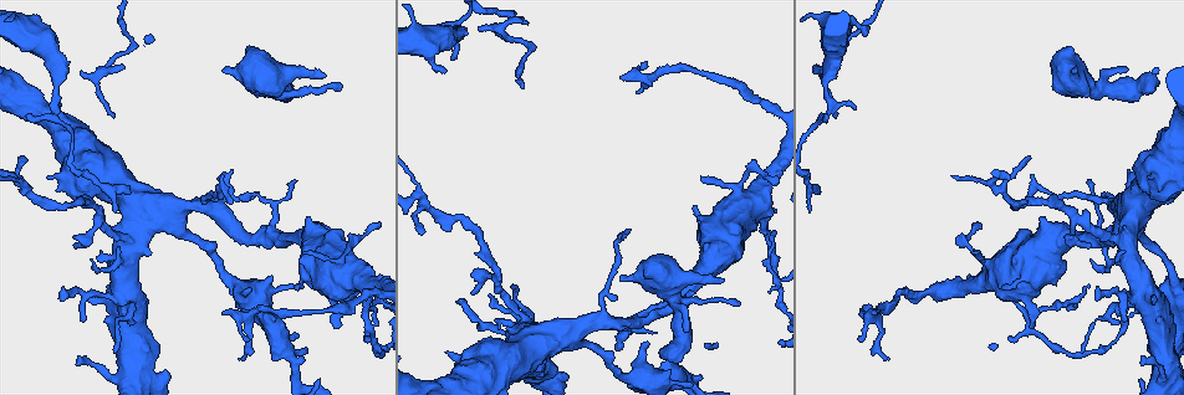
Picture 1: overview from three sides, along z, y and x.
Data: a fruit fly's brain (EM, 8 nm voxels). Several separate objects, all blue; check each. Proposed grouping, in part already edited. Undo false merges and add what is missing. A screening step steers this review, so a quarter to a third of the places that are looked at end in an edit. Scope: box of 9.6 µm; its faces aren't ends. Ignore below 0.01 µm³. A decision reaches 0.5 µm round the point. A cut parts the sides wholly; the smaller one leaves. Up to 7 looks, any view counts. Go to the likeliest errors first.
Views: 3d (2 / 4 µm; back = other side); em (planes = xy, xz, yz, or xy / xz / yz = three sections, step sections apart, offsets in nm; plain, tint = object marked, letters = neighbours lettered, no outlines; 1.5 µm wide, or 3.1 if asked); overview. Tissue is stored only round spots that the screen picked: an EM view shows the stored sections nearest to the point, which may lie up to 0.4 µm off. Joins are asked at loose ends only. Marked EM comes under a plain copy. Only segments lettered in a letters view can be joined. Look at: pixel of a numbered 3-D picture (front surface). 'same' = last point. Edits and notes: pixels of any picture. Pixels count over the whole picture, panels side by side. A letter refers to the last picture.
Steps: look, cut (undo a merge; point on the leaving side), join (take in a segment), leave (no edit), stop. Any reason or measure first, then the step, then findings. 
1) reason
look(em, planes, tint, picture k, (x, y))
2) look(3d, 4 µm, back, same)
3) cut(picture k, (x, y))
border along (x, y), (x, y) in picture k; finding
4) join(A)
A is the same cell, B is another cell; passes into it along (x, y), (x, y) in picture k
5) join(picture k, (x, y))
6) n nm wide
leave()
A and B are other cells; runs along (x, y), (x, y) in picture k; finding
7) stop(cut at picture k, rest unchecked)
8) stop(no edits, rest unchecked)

branch point
look(3d, 2 µm, picture 1, (369, 319))

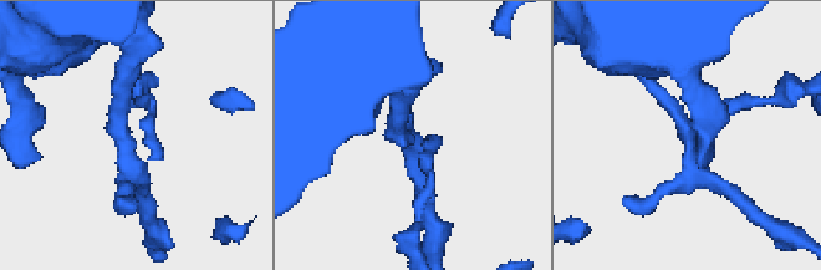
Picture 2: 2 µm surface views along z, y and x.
look(em, 3.1 µm, planes, letters, picture 2, (129, 143))

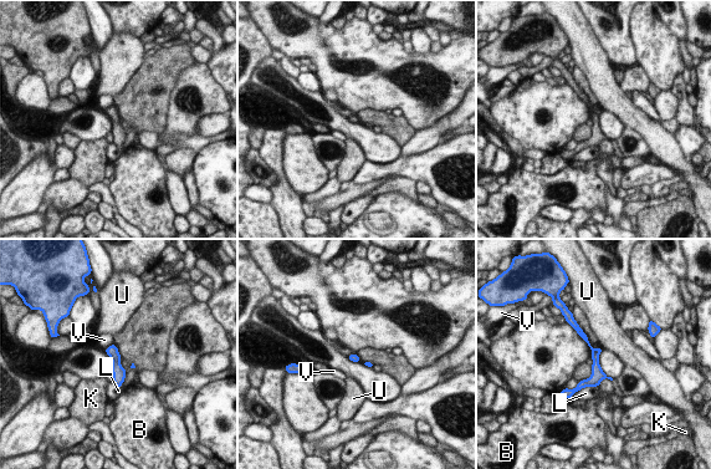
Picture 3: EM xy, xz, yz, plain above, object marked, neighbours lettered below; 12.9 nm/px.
100 nm wide
leave()
B, K, L, U and V are other cells; continuous, no second neuron

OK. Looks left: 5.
branch stops here
look(3d, 4 µm, picture 1, (27, 113))

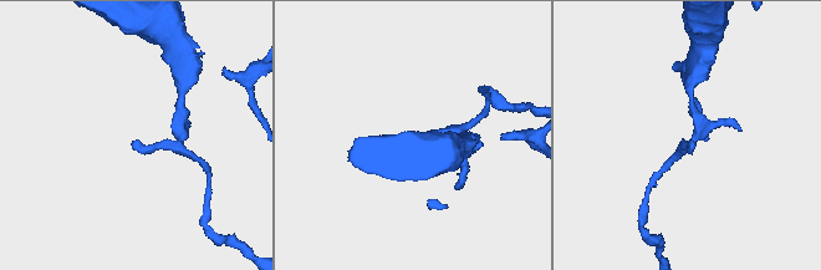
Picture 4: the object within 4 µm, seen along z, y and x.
look(em, planes, letters, picture 4, (689, 141))

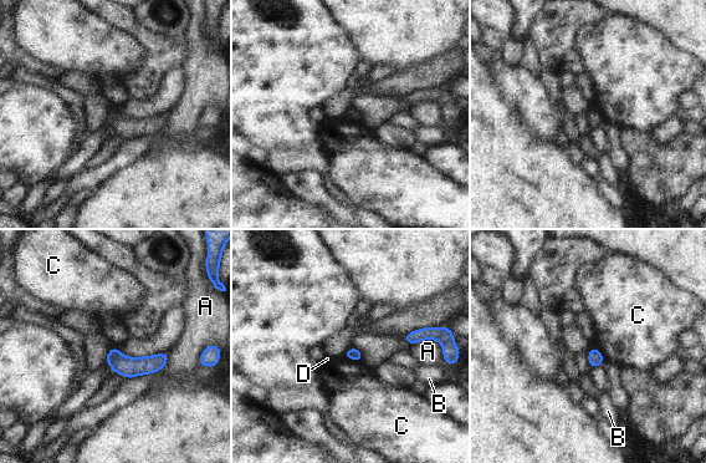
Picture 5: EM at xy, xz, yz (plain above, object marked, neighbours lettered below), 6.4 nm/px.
A touches over 170 nm
leave()
A, B, C and D are other cells; none of them fits

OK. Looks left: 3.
an open end
look(3d, 2 µm, picture 1, (617, 349))

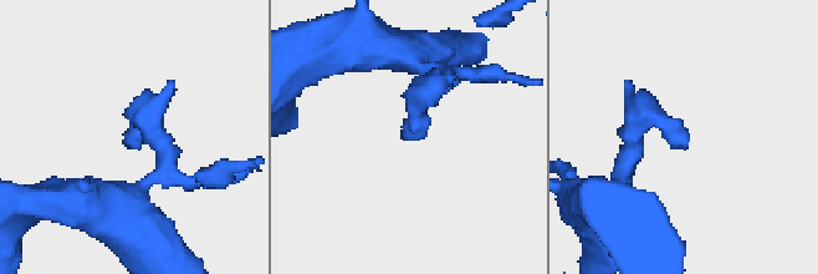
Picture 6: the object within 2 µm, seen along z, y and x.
shape alone is not enough
look(em, planes, tint, picture 6, (687, 147))

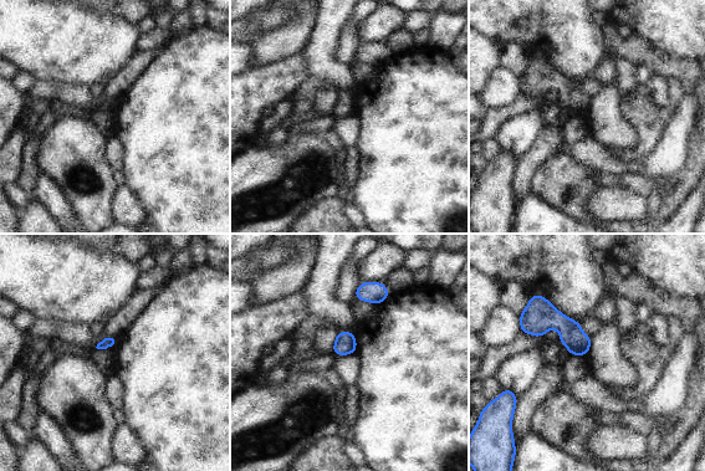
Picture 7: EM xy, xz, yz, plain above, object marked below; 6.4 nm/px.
what lies round it
look(em, planes, letters, same)

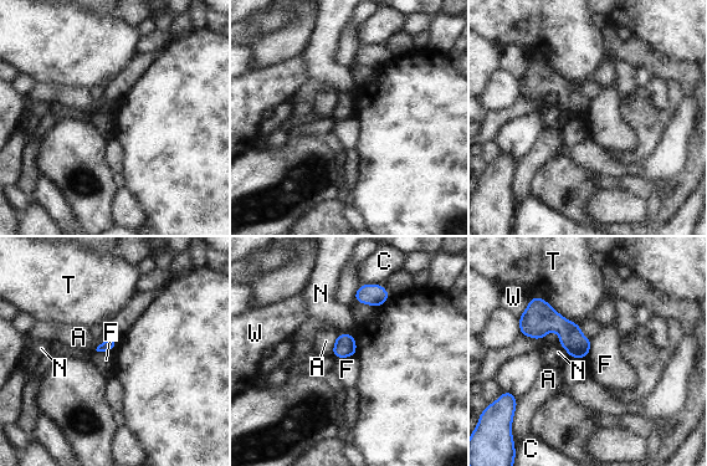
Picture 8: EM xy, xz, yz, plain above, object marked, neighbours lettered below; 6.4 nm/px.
leave()
A, C, F, N, T and W are other cells; border along (117, 341), (113, 348), (96, 351) in picture 8; none of them fits

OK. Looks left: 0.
stop(no edits, rest unchecked)

